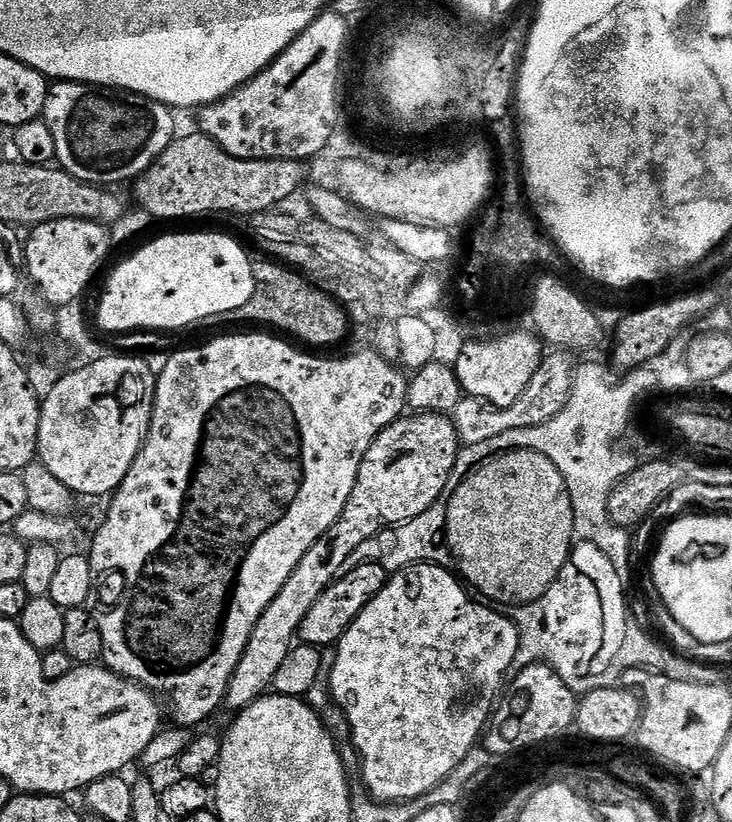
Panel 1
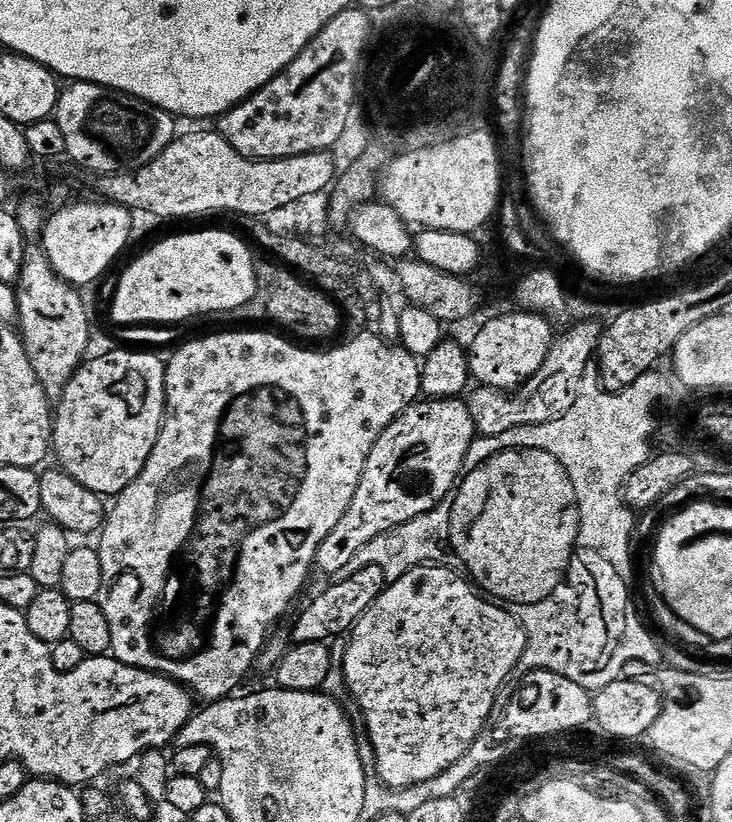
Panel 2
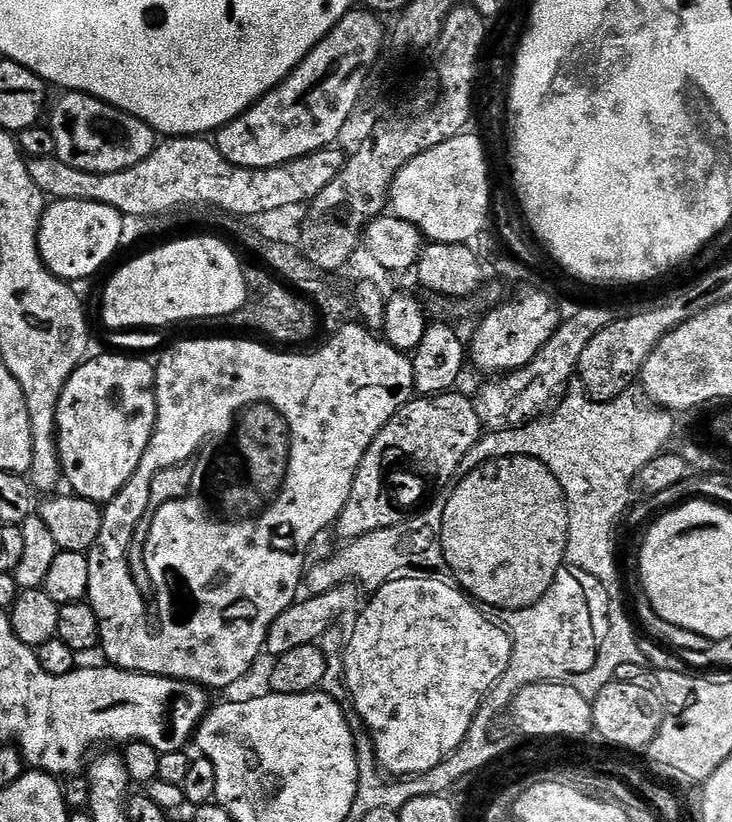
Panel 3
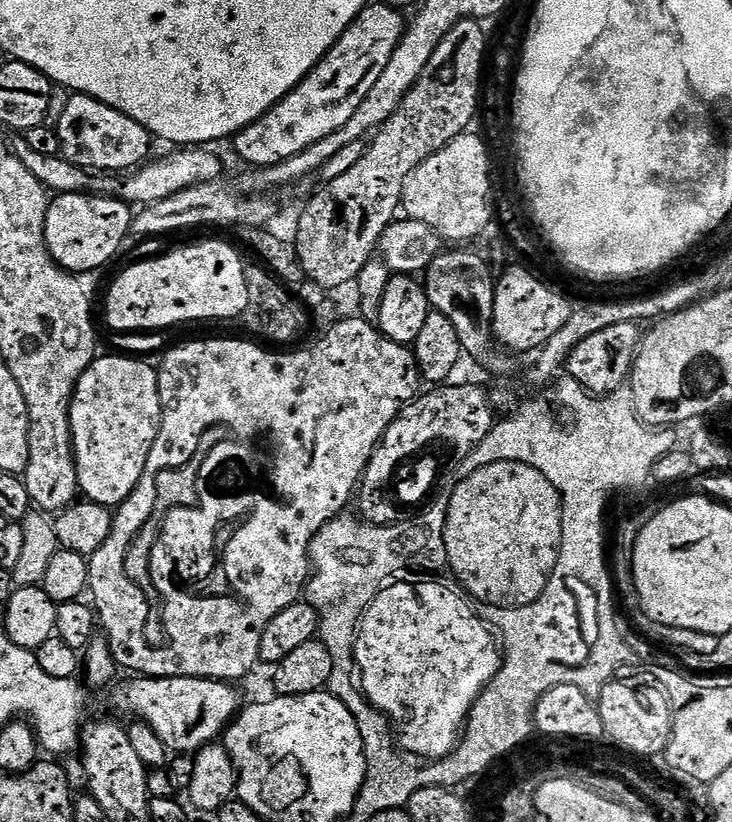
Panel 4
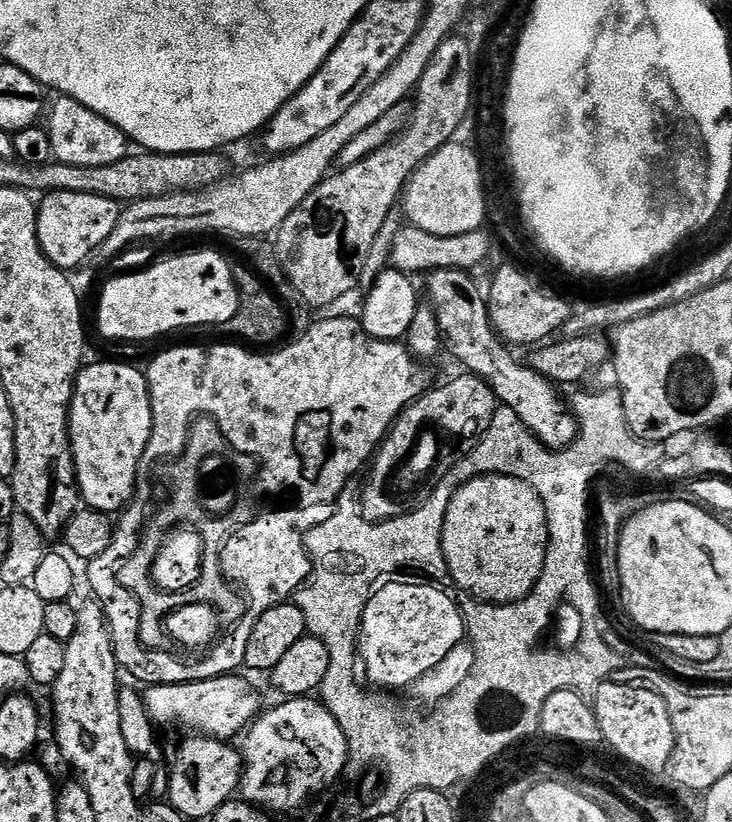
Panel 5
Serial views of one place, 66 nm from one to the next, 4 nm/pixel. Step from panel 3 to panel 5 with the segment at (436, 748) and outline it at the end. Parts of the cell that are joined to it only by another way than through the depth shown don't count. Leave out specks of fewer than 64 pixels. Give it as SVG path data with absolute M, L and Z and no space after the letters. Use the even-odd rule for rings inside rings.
M390 583L376 588L362 621L362 664L368 667L369 678L380 690L410 687L431 668L438 667L464 640L464 612L450 593L443 592L436 584Z

